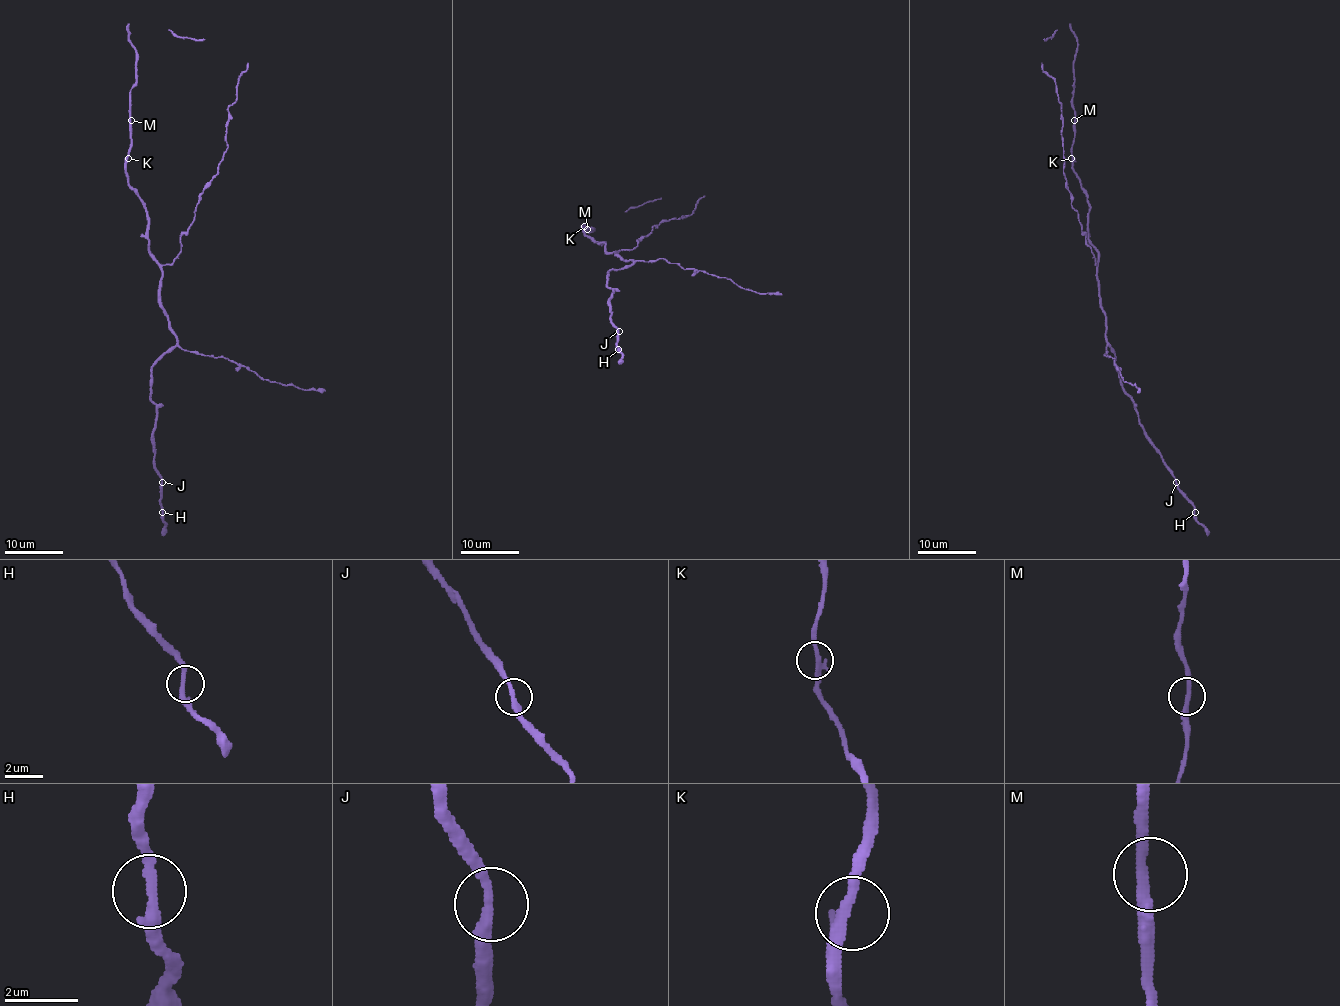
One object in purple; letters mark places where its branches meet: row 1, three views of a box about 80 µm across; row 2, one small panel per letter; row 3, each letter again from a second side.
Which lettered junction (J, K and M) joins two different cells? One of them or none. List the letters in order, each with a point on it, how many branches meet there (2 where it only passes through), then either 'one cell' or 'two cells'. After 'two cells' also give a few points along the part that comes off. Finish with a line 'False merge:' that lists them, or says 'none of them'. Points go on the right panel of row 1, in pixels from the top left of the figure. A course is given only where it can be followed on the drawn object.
J: place (1176, 482); branches 2; one cell
K: place (1071, 158); branches 2; one cell
M: place (1074, 120); branches 2; one cell
False merge: none of them

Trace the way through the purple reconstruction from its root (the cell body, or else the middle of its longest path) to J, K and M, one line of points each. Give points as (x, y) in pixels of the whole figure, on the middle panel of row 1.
J: (609, 252), (618, 251), (623, 260), (633, 261), (608, 273), (606, 285), (612, 291), (611, 321), (618, 330)
K: (609, 252), (604, 242), (595, 242), (584, 235), (584, 226)
M: (609, 252), (604, 242), (595, 242), (584, 235), (583, 227), (587, 229)

